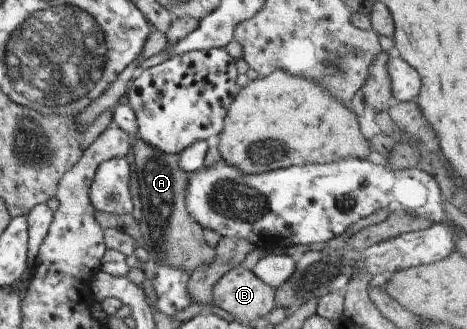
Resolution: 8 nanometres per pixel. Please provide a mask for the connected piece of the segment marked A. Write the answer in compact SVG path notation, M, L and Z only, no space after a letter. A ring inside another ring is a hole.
M136 136L131 145L130 159L134 160L142 204L142 217L138 222L149 258L157 265L167 265L191 274L198 266L210 265L218 254L203 237L203 227L195 222L185 204L185 189L189 173L182 172L178 165L178 154L163 154L153 149L143 139Z

